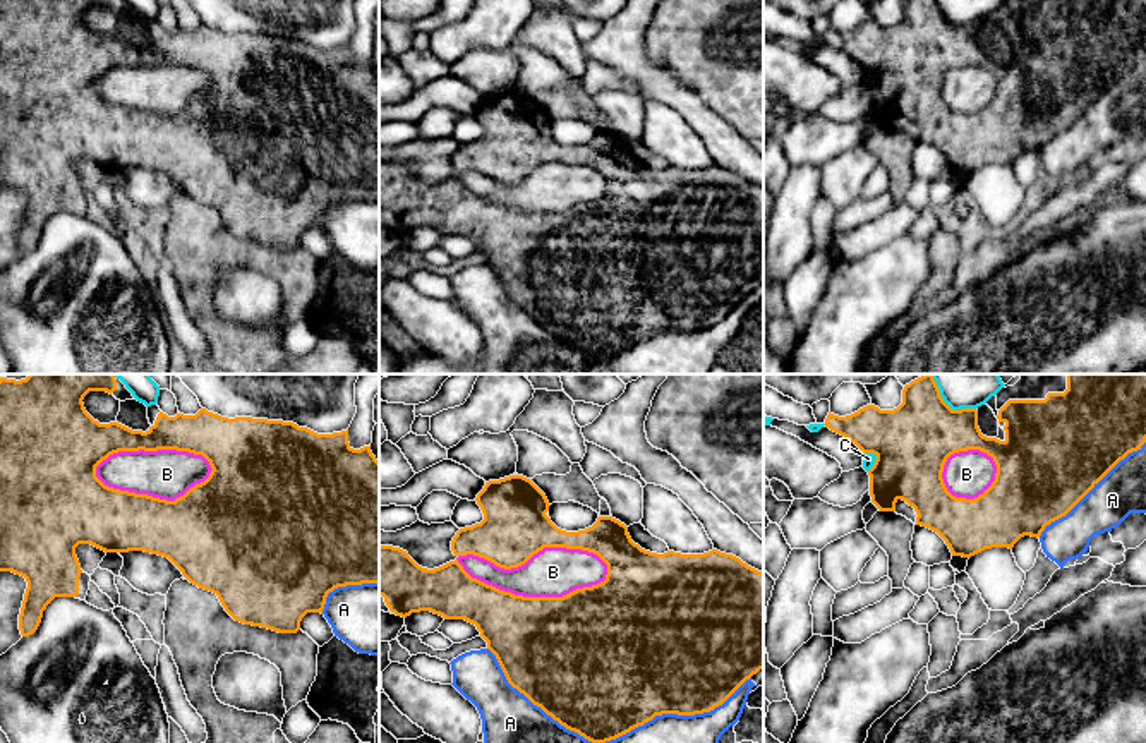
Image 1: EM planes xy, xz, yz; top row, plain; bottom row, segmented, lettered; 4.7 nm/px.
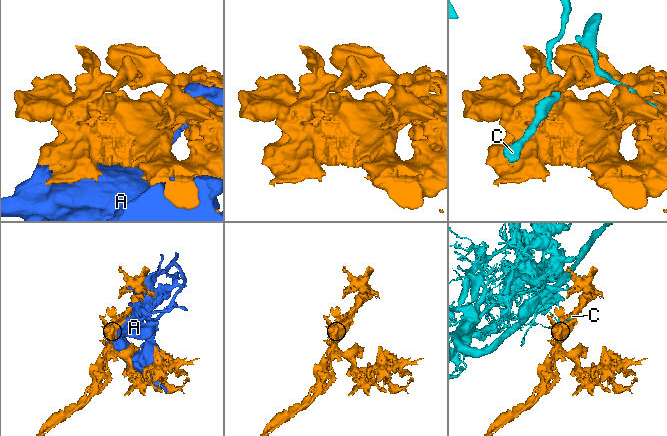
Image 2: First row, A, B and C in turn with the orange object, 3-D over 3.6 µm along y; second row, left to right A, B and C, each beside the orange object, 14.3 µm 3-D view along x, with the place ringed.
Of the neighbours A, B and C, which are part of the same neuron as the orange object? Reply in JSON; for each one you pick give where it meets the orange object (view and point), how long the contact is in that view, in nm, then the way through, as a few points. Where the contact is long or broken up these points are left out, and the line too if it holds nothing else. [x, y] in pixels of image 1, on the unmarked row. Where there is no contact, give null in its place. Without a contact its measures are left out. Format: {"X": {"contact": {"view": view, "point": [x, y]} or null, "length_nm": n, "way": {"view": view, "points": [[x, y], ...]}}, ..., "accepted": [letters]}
{"accepted": []}

